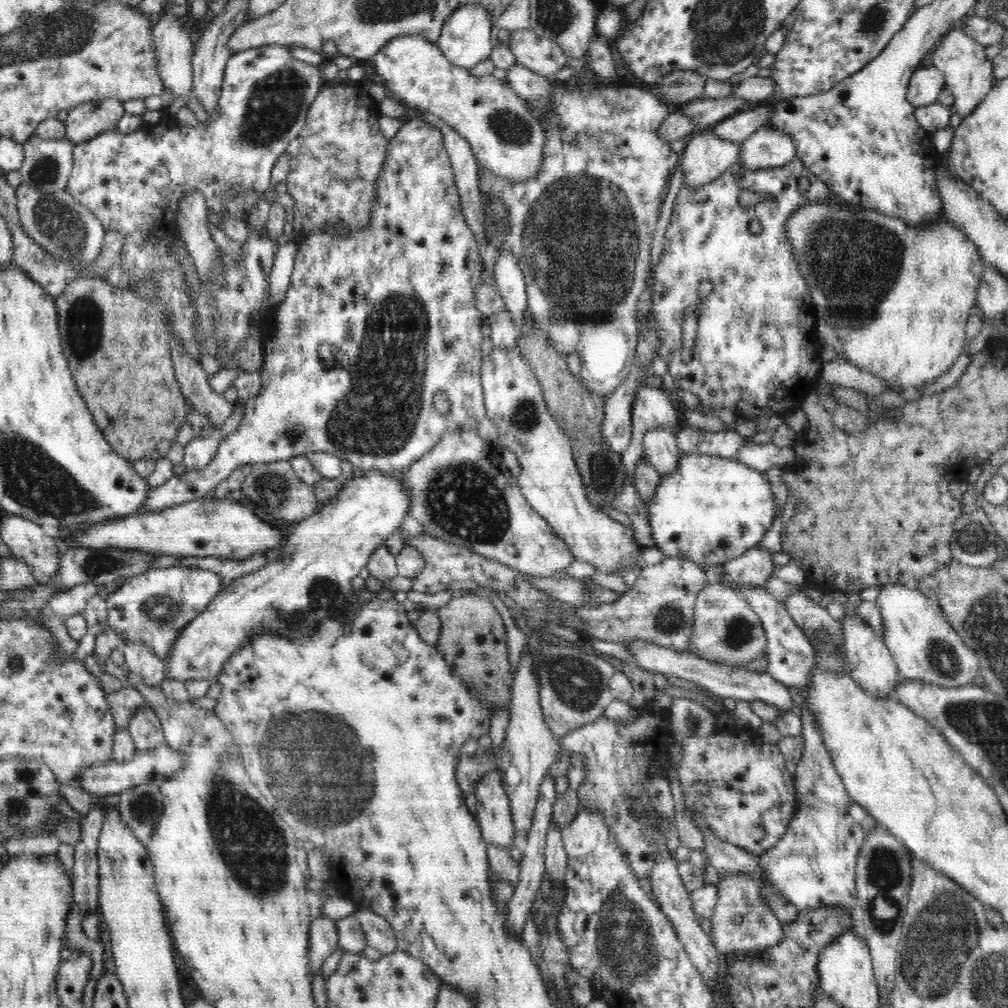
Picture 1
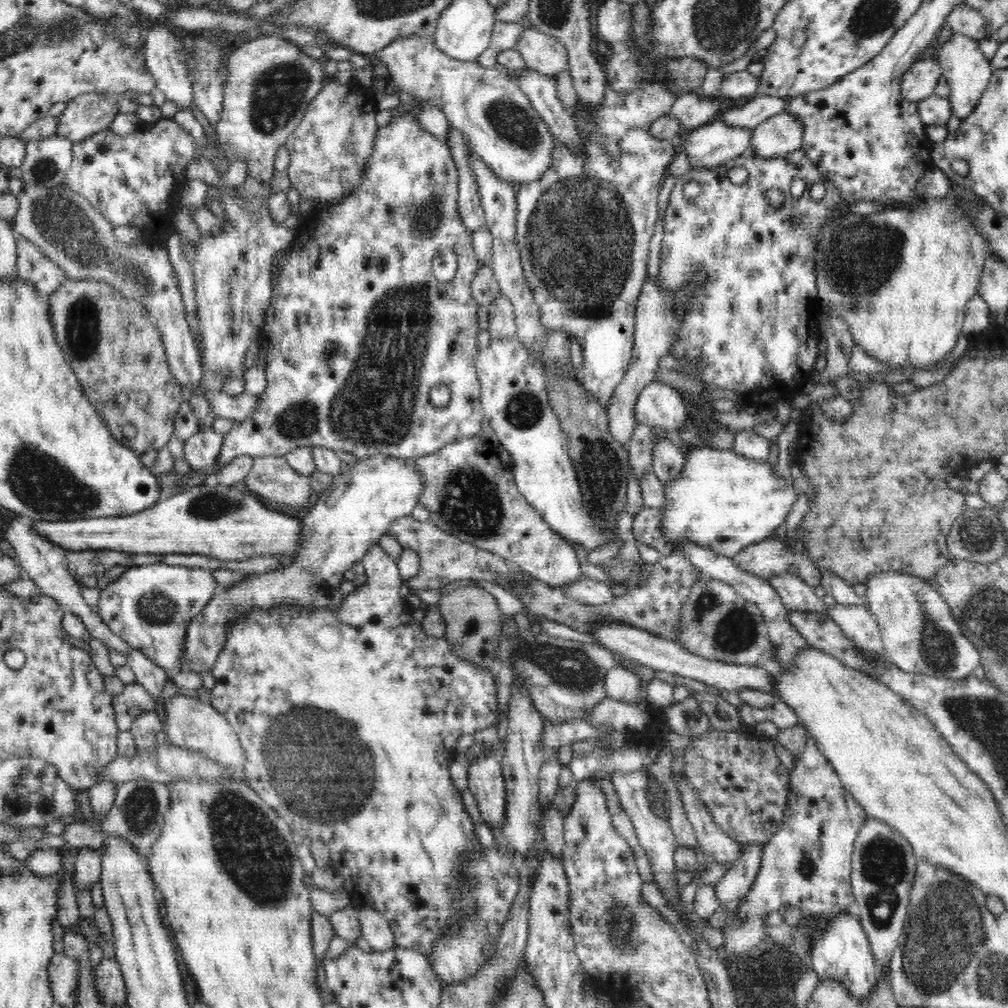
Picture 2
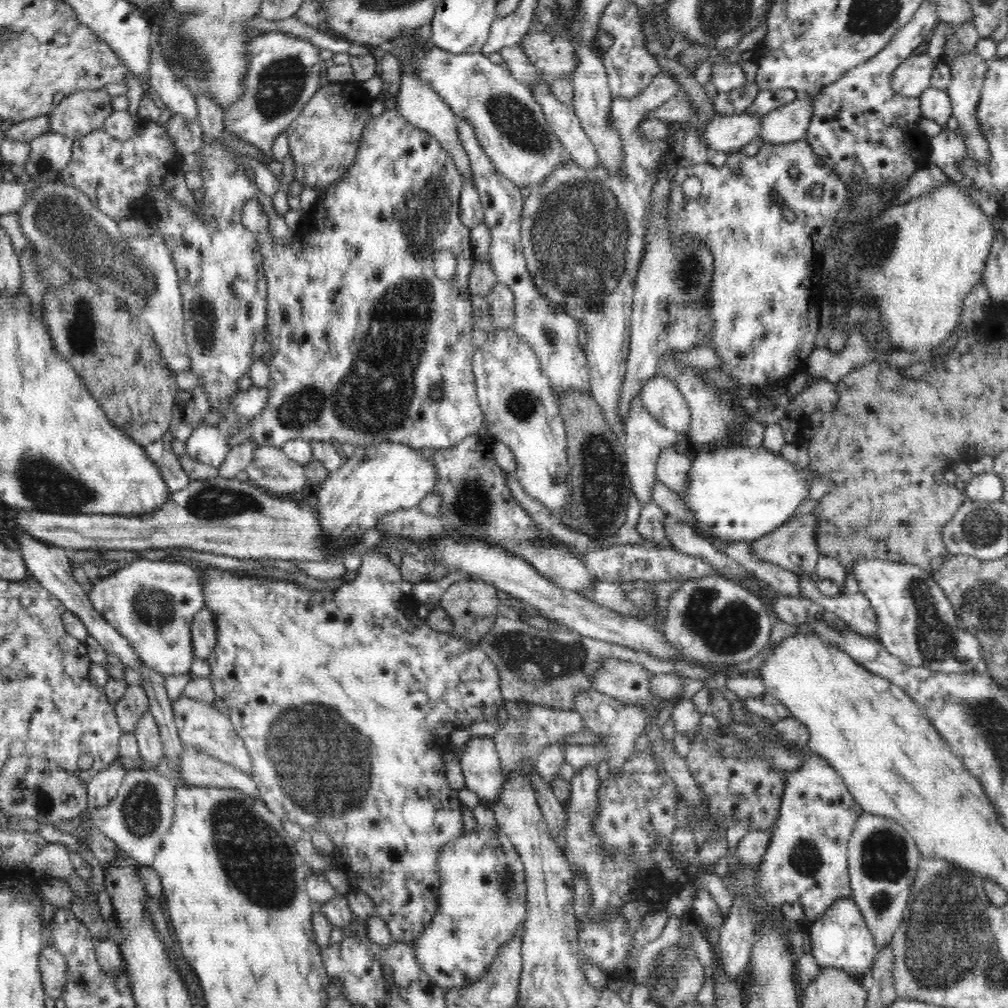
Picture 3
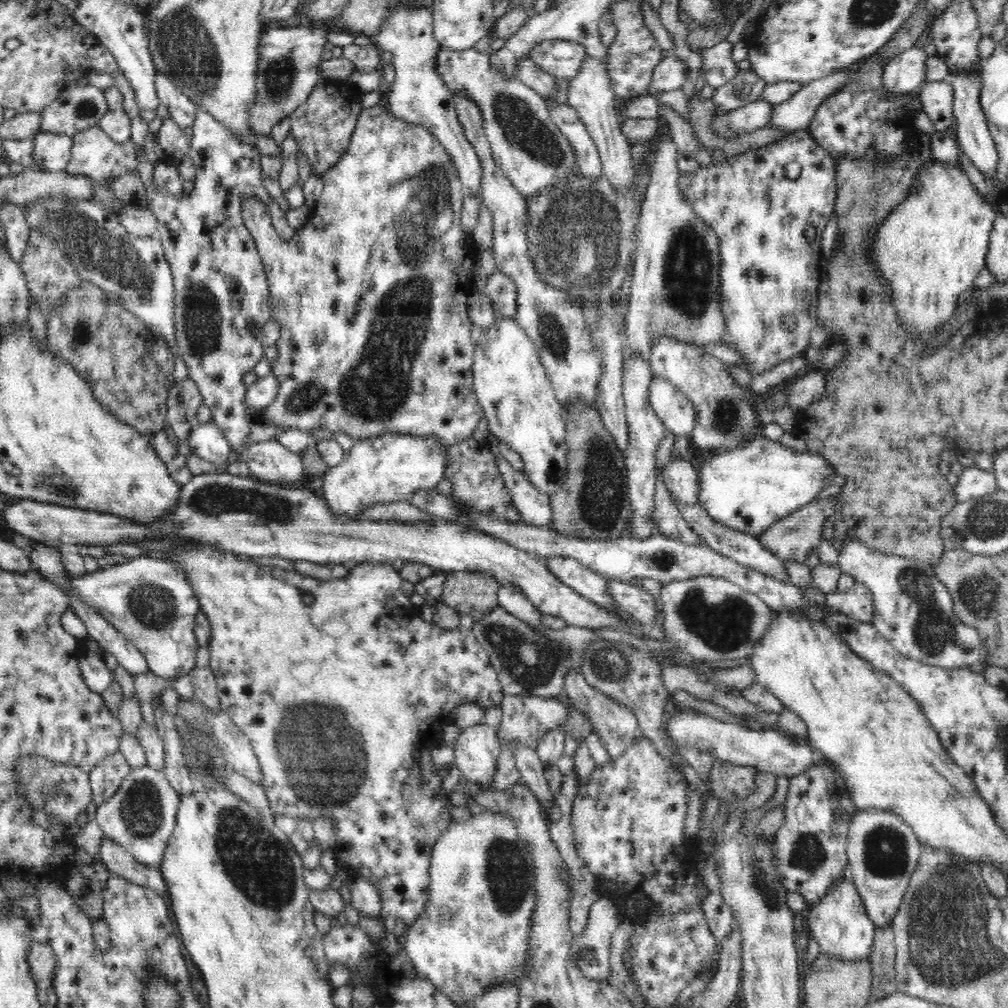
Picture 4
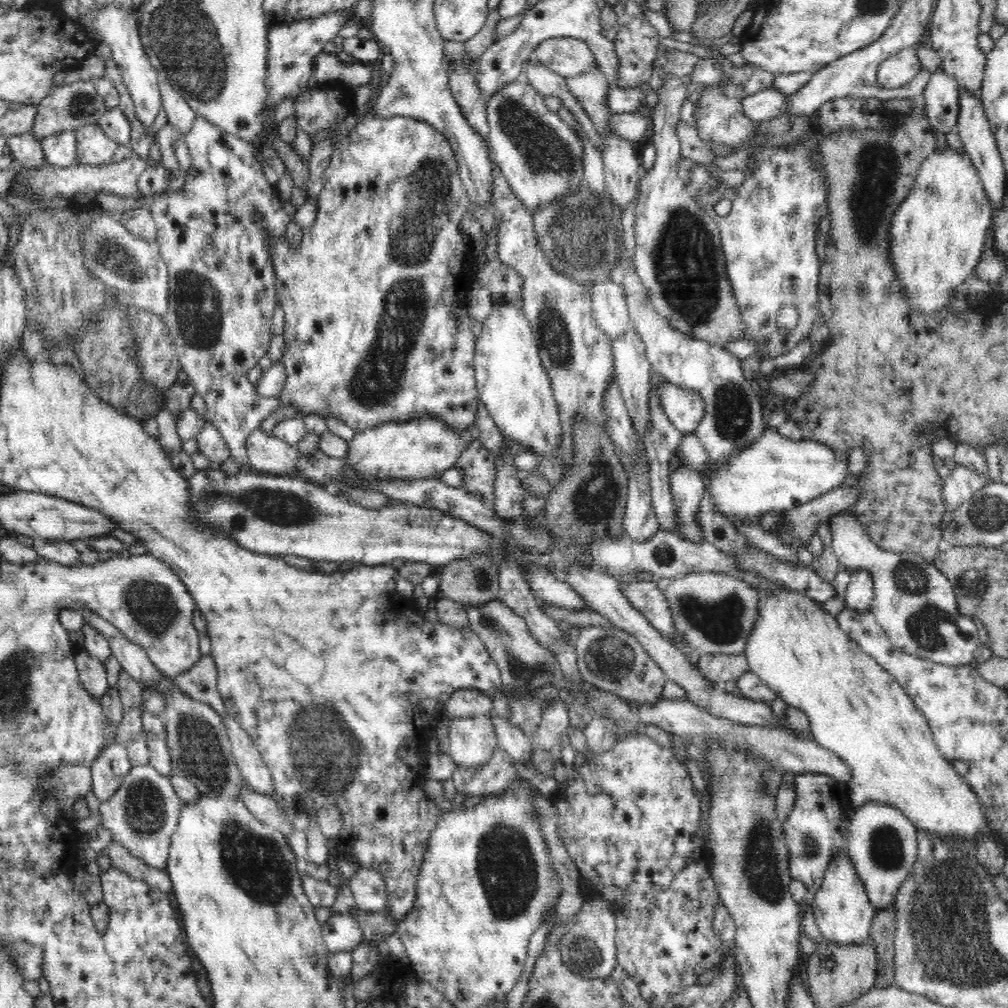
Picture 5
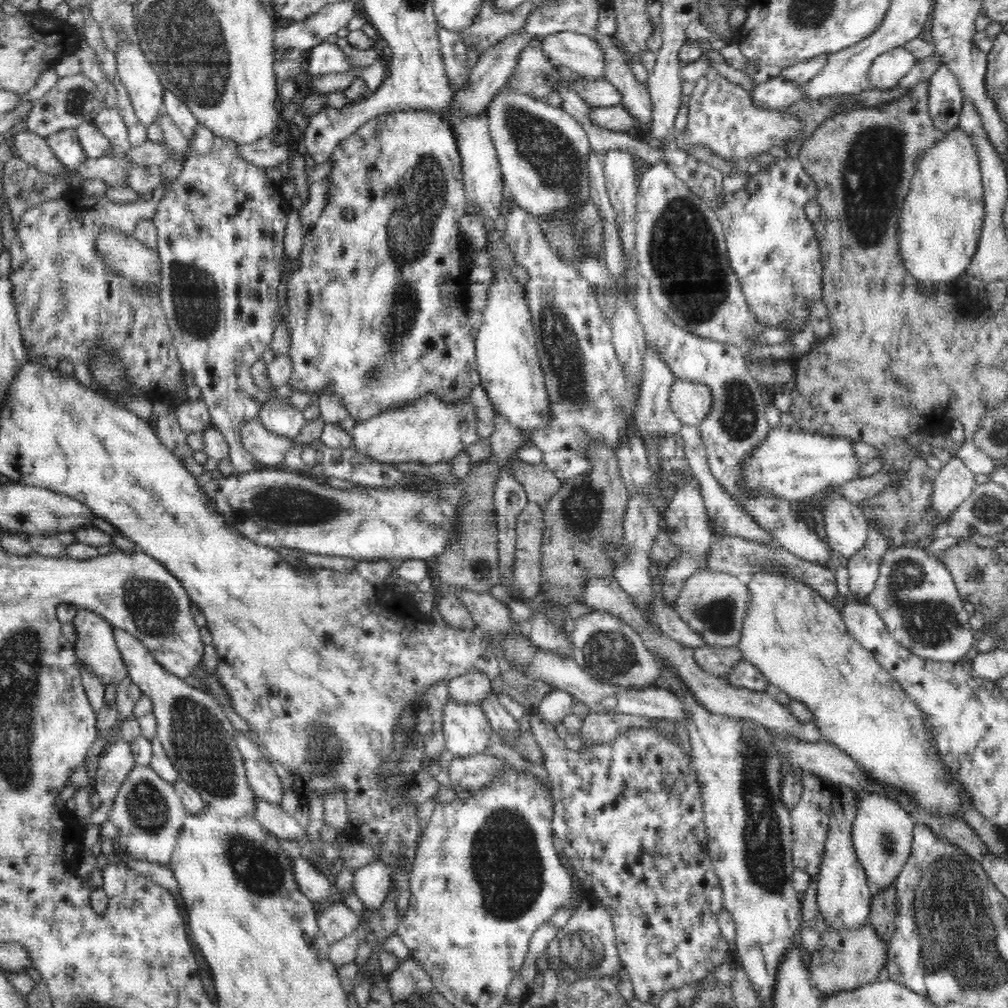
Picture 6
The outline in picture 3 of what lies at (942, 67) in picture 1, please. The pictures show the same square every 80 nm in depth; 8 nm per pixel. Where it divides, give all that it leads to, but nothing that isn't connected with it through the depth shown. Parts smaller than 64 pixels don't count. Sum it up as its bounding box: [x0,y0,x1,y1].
[946,52,991,163]

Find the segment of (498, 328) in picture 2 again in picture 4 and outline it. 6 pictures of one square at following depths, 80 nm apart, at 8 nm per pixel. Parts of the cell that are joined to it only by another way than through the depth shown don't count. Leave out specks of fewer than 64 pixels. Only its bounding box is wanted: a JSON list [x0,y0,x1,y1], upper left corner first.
[481,269,518,317]

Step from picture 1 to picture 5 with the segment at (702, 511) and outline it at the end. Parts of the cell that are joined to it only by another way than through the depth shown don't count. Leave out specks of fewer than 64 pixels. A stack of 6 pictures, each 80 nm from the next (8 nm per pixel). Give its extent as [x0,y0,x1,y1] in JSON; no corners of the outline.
[706,428,848,524]

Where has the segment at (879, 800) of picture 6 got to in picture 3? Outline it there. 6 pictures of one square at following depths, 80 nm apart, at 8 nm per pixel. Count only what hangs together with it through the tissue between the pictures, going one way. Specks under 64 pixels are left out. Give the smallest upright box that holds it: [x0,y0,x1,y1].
[847,812,921,949]

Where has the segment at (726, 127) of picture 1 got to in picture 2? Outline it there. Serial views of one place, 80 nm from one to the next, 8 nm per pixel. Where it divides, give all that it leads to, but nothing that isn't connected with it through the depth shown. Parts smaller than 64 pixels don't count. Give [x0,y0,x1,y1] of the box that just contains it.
[719,95,789,130]

